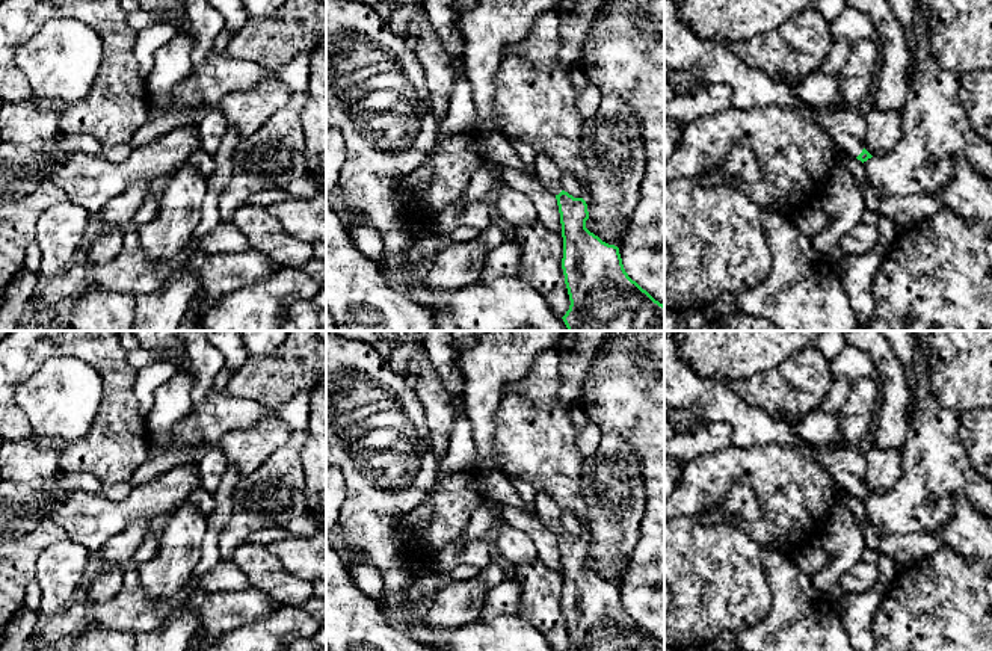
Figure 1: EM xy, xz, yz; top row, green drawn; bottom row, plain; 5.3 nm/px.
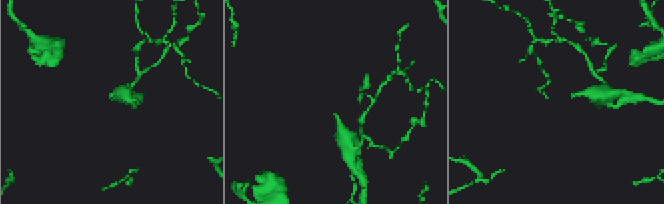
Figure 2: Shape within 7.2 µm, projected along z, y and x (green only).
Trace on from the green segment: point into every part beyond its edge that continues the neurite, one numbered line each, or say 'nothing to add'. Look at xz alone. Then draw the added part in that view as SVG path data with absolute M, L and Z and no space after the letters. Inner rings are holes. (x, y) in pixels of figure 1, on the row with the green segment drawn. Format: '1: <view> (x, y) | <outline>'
1: xz (548, 174) | M536 150L536 157L533 165L530 166L530 171L539 180L539 183L554 196L563 190L562 187L563 172L554 162L548 159L547 154Z

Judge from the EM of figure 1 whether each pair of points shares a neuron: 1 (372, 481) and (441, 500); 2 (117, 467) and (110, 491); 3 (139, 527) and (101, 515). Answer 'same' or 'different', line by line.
1: different
2: different
3: different

